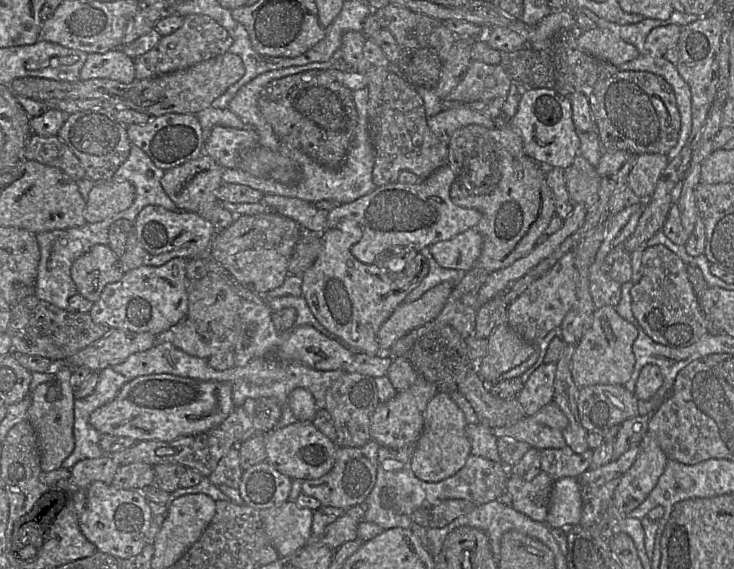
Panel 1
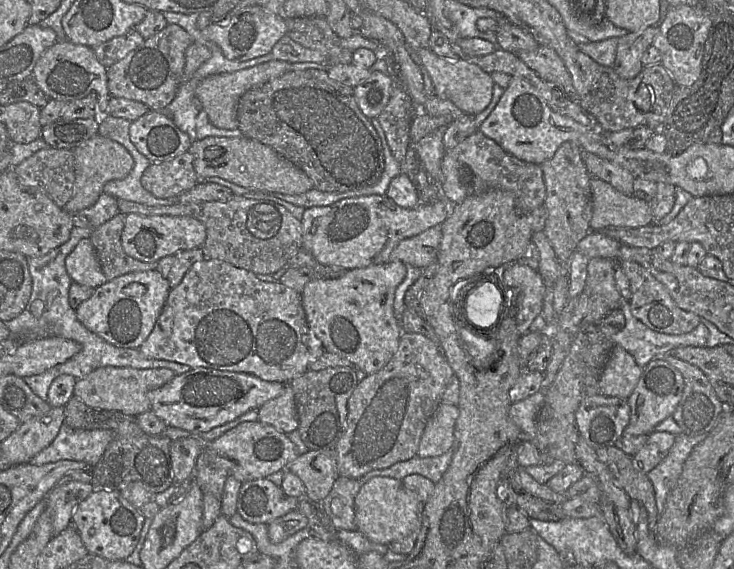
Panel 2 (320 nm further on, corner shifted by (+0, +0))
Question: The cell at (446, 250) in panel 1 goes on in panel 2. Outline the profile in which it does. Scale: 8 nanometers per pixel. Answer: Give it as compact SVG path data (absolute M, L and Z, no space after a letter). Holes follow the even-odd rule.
M431 227L413 237L401 240L390 254L389 261L401 261L425 269L435 263L442 240L440 227Z

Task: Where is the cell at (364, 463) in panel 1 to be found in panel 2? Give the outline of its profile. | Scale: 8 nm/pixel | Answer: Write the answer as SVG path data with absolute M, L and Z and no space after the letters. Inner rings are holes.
M335 449L309 450L299 454L287 467L298 476L306 489L306 497L321 502L339 476Z

